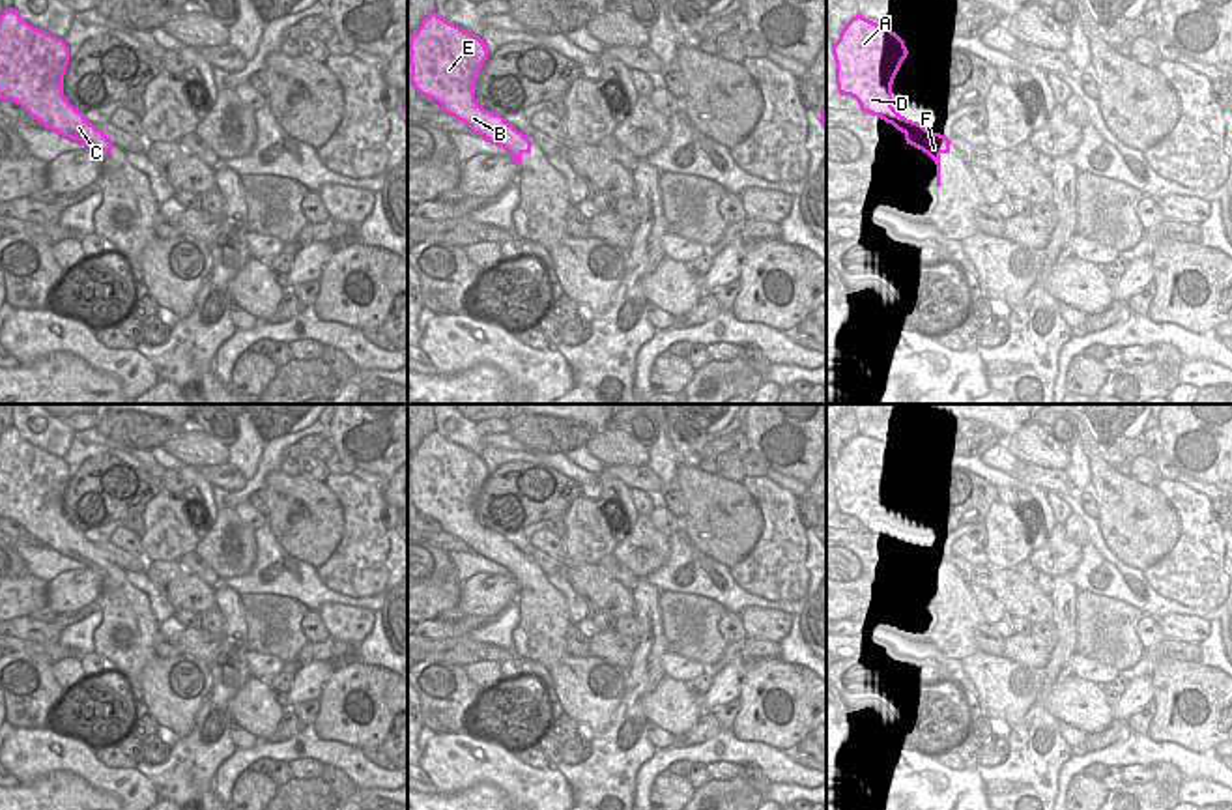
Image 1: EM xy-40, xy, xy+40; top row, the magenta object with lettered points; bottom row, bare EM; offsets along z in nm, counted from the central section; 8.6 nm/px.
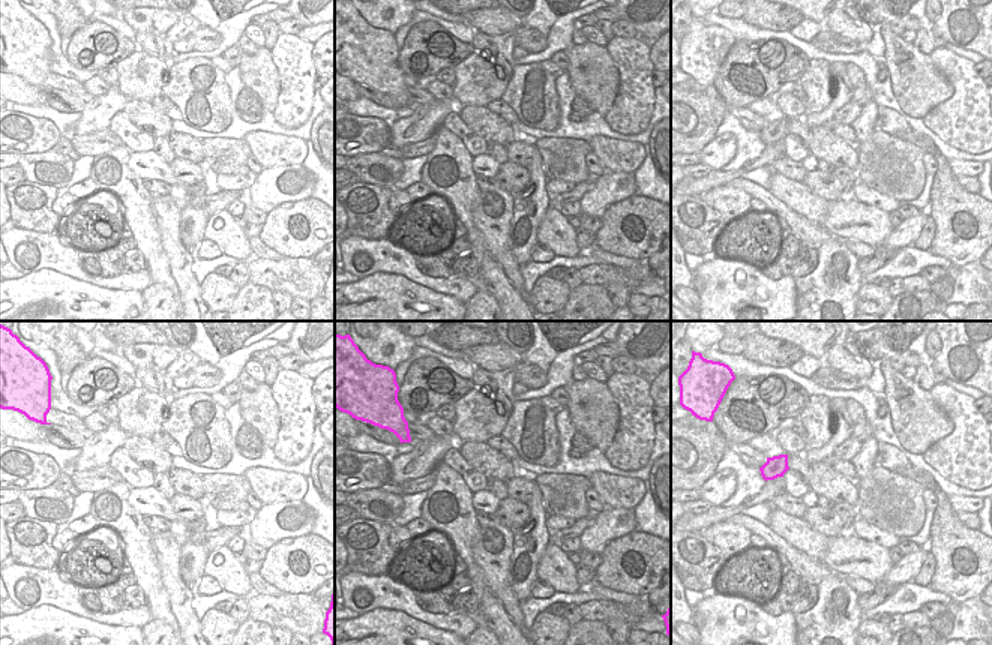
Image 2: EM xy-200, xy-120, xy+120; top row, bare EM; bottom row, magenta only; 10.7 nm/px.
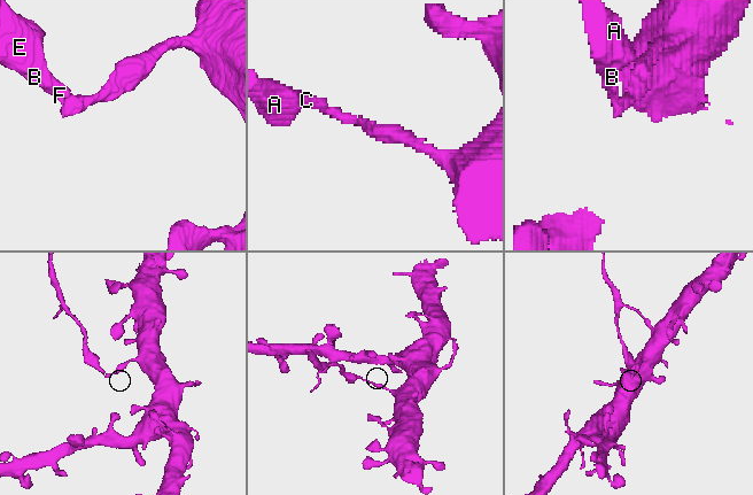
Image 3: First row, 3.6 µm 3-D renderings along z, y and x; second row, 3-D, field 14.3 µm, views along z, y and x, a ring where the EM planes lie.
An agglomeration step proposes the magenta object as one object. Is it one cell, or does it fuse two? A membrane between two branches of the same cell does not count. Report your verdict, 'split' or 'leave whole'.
split

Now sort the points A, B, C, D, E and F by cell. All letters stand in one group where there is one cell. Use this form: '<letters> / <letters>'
A B C D E / F

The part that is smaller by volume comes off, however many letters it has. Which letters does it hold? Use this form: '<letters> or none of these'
A, B, C, D, E

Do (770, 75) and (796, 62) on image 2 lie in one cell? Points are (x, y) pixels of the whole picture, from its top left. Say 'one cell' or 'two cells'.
one cell

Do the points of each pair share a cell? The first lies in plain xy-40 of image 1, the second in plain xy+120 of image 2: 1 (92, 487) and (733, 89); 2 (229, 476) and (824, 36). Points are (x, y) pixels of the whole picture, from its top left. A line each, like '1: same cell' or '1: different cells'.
1: same cell
2: same cell

